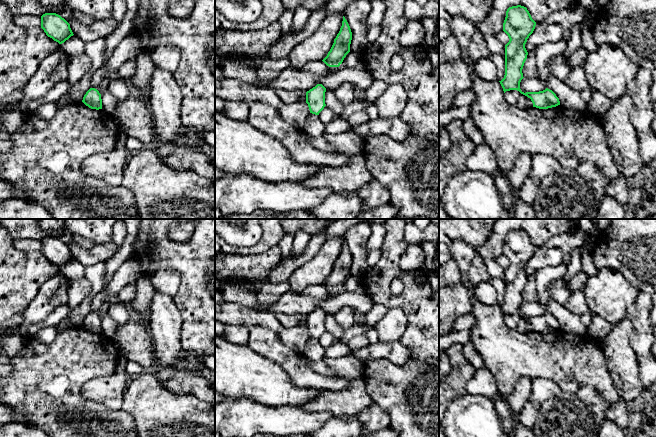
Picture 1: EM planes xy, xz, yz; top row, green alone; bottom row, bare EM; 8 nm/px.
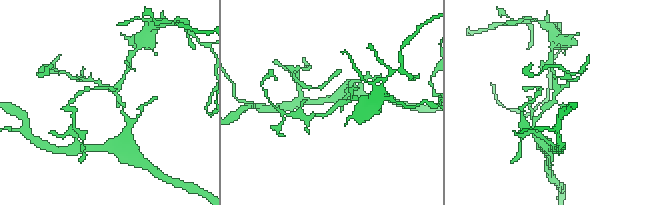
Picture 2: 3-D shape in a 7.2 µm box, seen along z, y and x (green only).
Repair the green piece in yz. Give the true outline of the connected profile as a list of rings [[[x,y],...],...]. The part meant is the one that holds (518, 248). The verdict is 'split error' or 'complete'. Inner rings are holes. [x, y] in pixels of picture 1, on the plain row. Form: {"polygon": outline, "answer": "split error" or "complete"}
{"polygon": [[[517,229],[507,233],[503,255],[510,264],[505,269],[505,299],[499,306],[504,317],[517,314],[531,323],[533,331],[548,333],[560,329],[559,322],[552,314],[546,312],[539,316],[524,317],[520,313],[520,306],[524,302],[522,293],[528,279],[525,268],[535,250],[536,246],[526,231]]], "answer": "complete"}

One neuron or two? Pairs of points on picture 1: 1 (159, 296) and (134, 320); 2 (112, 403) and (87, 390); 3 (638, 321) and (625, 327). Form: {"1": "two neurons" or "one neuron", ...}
{"1": "two neurons", "2": "one neuron", "3": "two neurons"}

